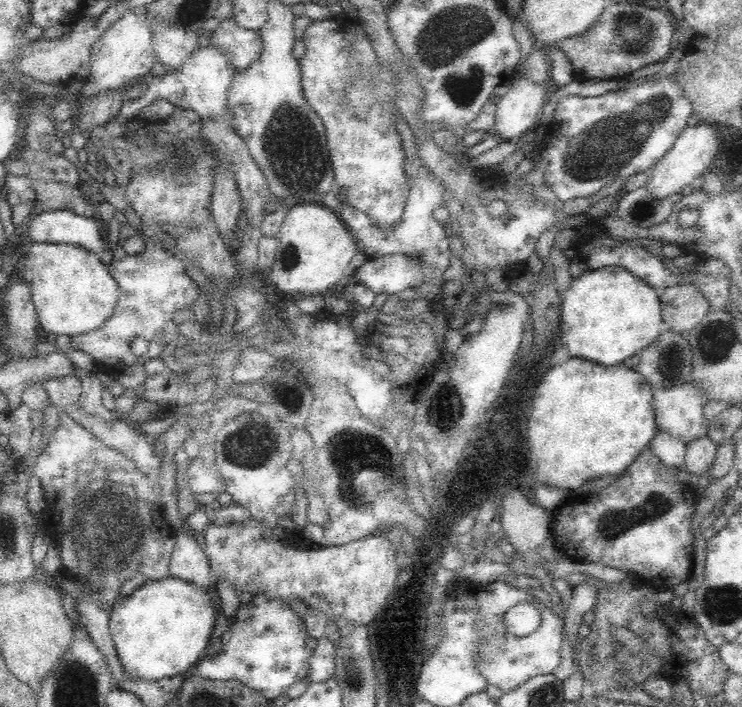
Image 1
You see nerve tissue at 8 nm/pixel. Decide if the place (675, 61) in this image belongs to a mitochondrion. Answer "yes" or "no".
no

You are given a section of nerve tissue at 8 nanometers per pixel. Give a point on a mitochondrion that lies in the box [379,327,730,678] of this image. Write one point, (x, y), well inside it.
(615, 522)

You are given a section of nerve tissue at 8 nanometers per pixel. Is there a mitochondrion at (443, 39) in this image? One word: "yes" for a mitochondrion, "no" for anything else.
yes

